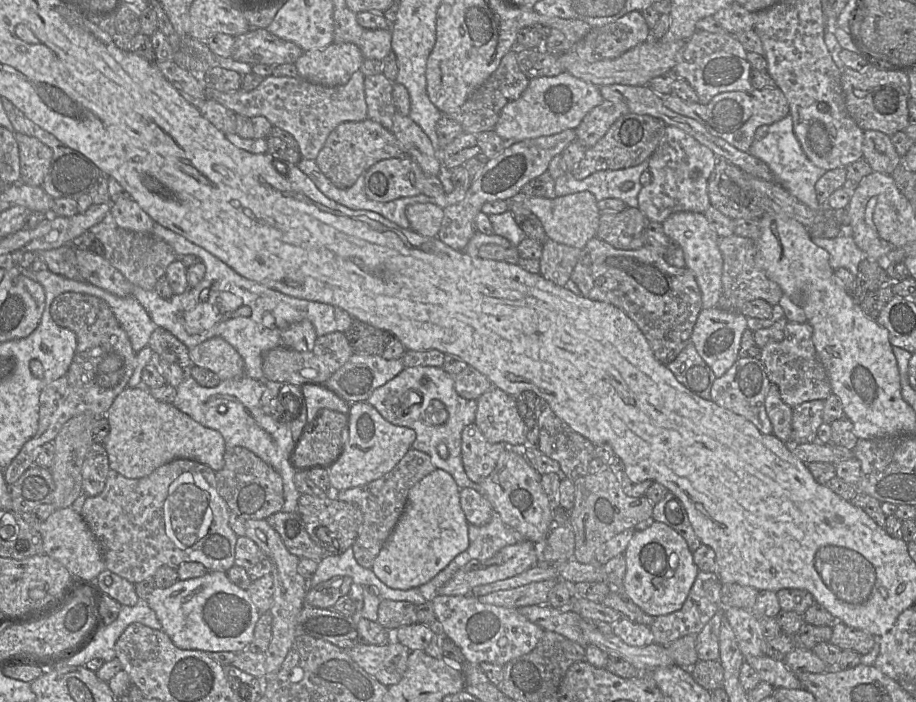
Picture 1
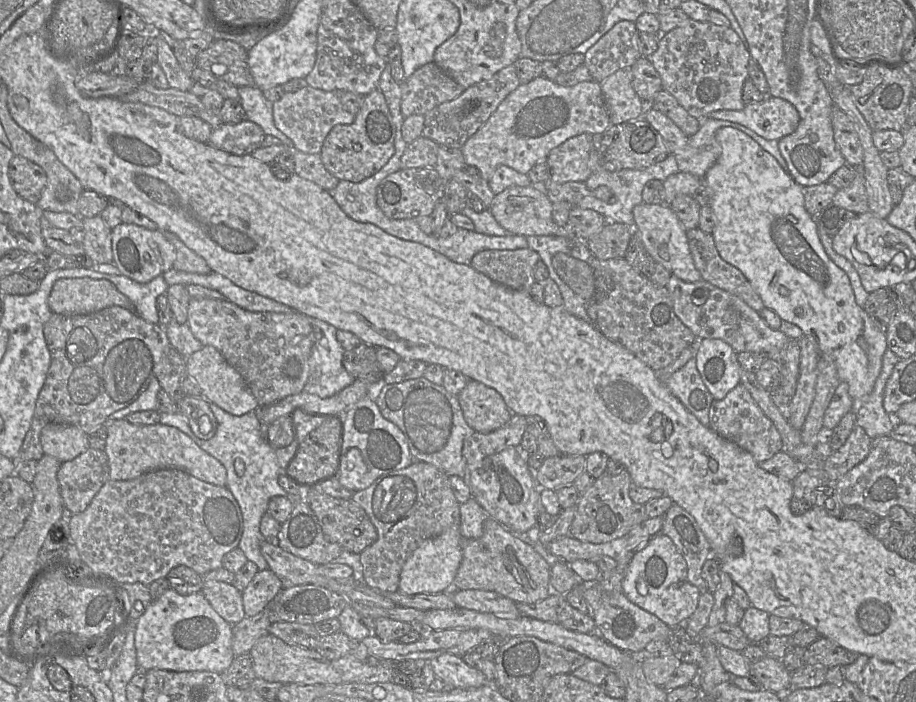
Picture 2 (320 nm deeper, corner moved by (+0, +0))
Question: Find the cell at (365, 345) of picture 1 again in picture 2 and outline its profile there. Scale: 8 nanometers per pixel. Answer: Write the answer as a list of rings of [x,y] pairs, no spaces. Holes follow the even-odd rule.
[[[361,342],[356,347],[345,350],[342,358],[344,369],[354,378],[369,384],[377,383],[384,372],[377,359],[376,347]]]

